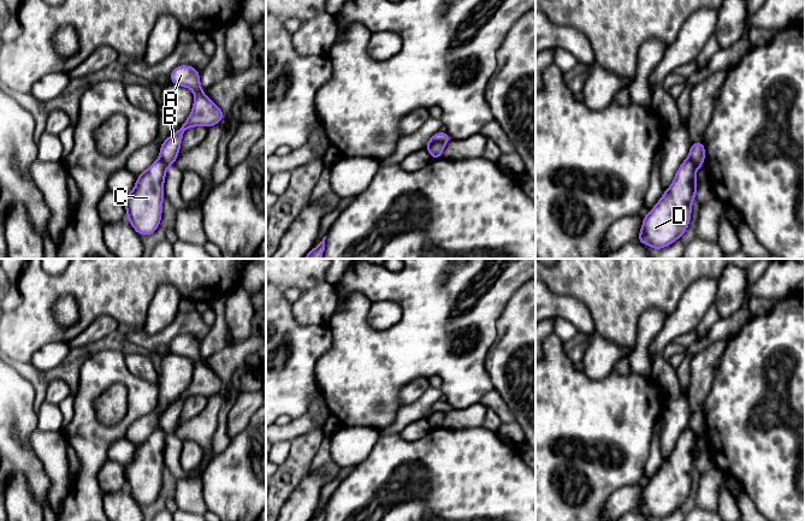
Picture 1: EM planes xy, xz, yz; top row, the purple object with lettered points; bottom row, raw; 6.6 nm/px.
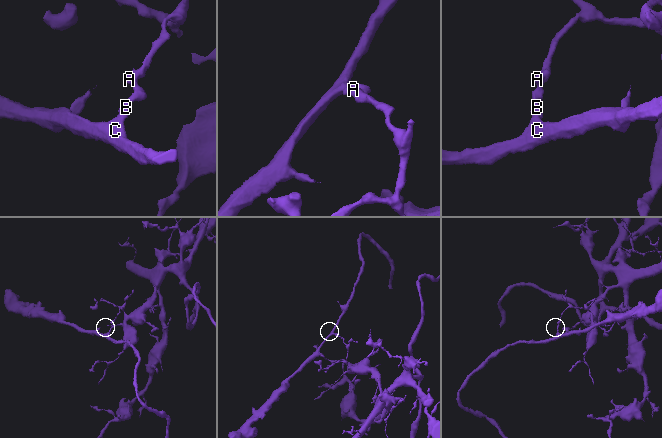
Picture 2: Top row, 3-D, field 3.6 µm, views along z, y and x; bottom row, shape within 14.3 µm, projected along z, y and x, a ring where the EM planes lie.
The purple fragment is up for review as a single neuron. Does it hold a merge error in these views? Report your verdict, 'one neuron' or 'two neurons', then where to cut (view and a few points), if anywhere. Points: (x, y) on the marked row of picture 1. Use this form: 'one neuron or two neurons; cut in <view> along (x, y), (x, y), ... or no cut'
two neurons; cut in xz along (443, 142), (433, 142), (426, 147)

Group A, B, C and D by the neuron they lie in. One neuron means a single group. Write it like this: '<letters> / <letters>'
A B / C D

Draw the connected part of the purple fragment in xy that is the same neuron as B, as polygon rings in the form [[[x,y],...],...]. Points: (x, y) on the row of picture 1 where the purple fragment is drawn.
[[[178,65],[170,73],[170,82],[189,88],[194,91],[195,97],[188,119],[160,146],[159,160],[164,161],[167,168],[174,165],[185,130],[193,126],[211,128],[219,124],[225,117],[221,108],[203,93],[200,83],[200,72],[194,66]]]

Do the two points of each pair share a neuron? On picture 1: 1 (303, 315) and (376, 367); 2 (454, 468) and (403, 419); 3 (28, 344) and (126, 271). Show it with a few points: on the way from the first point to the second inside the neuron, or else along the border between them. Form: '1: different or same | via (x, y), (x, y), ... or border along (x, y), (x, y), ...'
1: different | border along (338, 307), (326, 324), (299, 324), (291, 311)
2: different | border along (398, 433), (380, 436)
3: same | via (35, 313), (60, 285), (95, 277)

